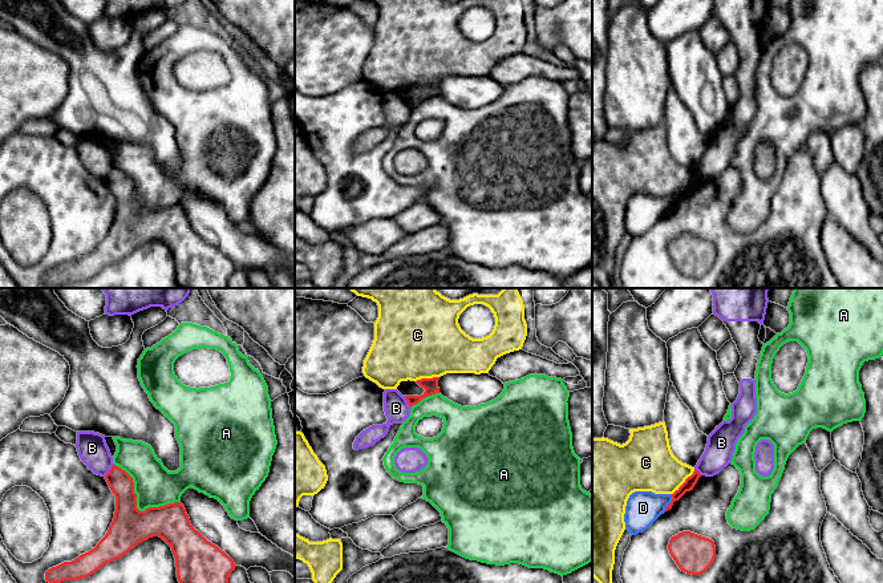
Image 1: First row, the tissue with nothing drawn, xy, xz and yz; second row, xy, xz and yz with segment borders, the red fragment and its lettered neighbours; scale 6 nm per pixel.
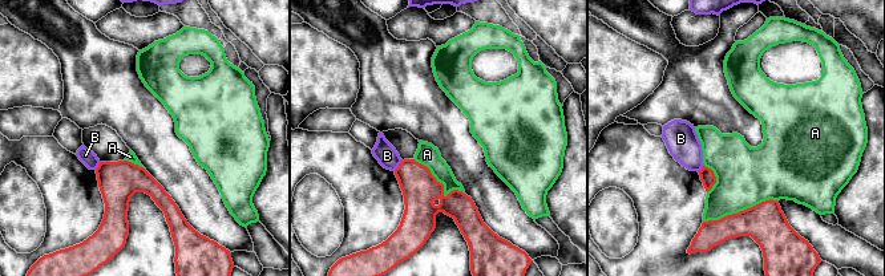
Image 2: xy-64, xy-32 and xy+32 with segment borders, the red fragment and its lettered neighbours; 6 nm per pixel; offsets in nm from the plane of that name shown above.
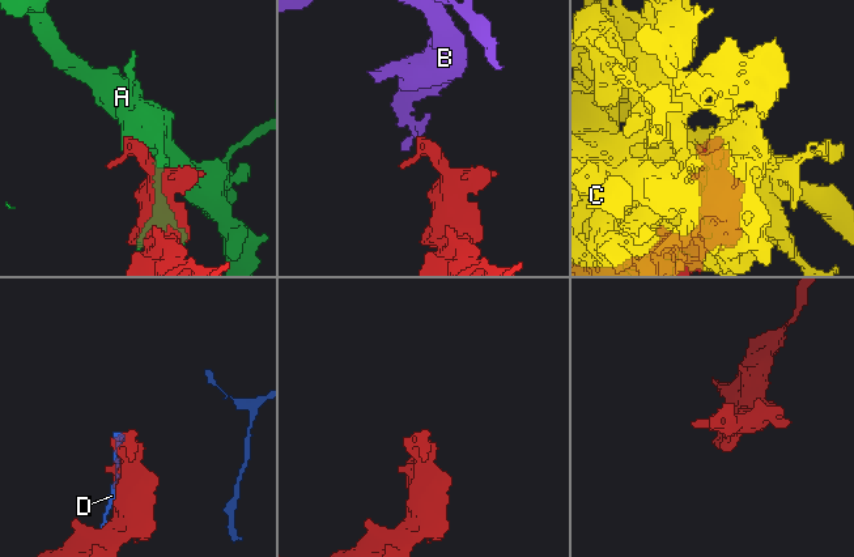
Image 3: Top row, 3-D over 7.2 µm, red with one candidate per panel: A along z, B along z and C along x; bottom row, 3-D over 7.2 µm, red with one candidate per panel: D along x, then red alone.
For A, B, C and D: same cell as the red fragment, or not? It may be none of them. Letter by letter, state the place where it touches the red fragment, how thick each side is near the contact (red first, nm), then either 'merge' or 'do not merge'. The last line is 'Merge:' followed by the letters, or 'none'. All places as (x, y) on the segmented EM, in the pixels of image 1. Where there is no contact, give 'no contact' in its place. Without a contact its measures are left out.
A: xy (136, 505) | 220/240 nm | do not merge
B: xy (109, 470) | 150/180 nm | do not merge
C: yz (684, 482) | 70/320 nm | do not merge
D: yz (669, 503) | 70/200 nm | do not merge
Merge: none

